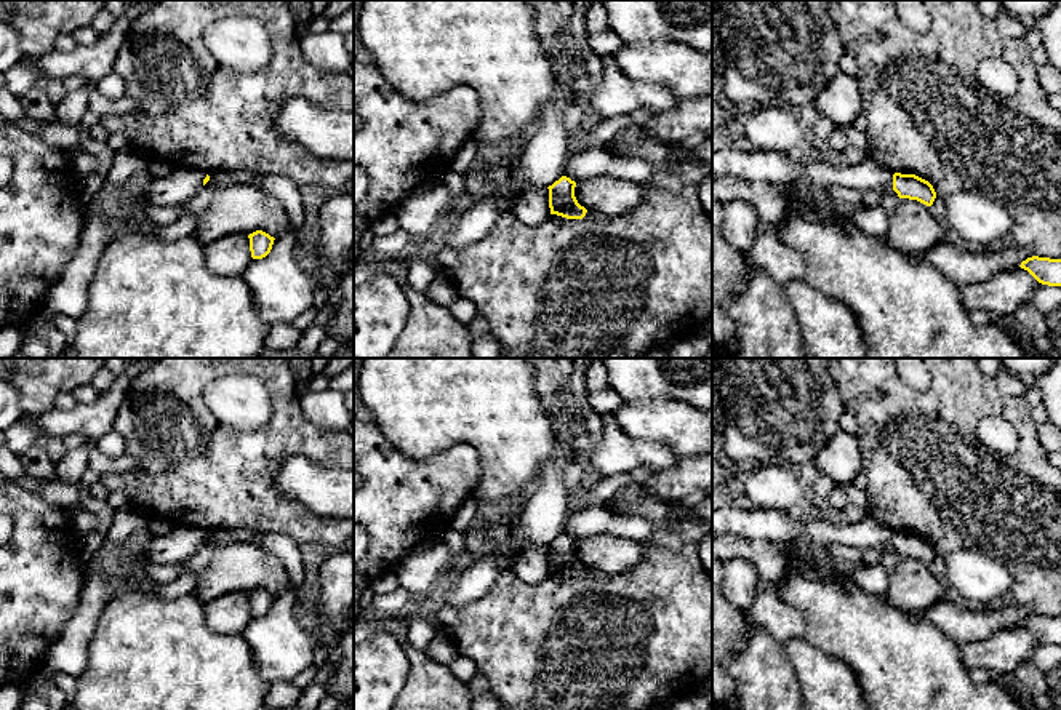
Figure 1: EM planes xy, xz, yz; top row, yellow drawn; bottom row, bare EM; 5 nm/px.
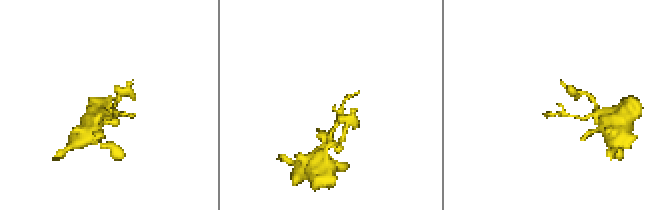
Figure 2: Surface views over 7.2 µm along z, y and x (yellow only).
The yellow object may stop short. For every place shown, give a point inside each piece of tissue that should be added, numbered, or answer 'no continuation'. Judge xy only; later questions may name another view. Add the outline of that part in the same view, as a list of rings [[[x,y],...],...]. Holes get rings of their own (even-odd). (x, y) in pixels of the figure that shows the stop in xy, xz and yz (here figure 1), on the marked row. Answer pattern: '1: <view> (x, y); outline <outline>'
no continuation

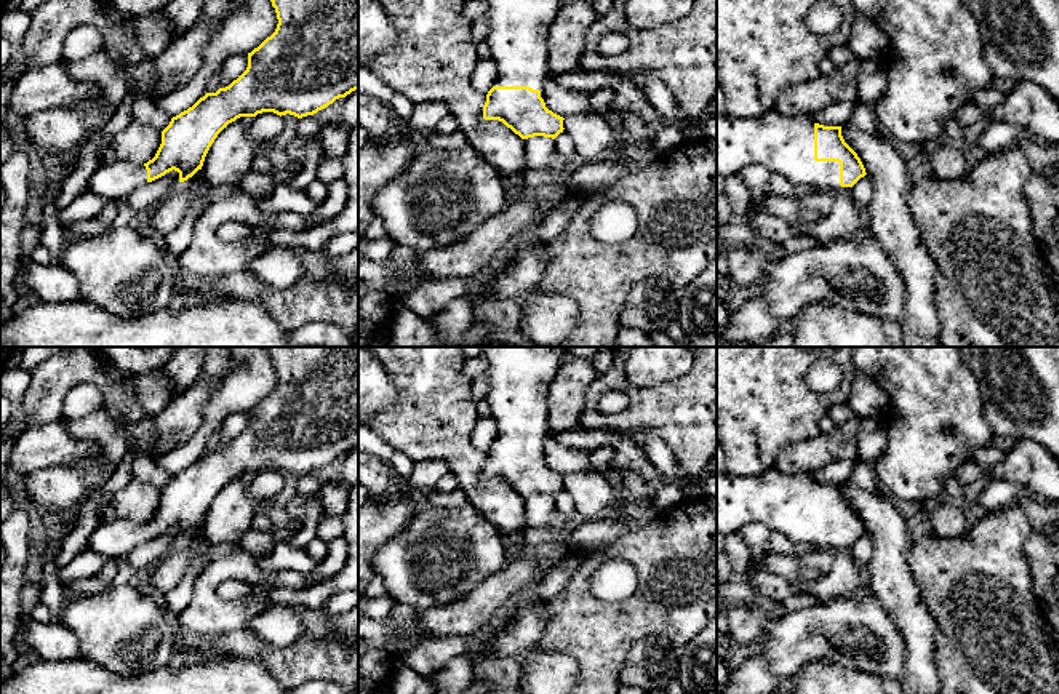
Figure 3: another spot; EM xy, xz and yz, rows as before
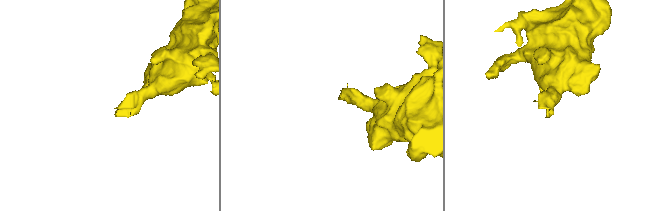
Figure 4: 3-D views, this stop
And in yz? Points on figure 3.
1: yz (783, 144); outline [[[776,109],[753,117],[717,114],[717,174],[731,176],[749,165],[763,165],[792,185],[851,192],[840,185],[838,162],[814,160],[811,115],[785,117]]]

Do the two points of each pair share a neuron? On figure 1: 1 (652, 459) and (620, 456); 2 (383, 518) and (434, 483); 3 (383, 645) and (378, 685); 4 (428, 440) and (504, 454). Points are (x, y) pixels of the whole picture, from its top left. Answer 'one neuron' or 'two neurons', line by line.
1: one neuron
2: one neuron
3: one neuron
4: one neuron

